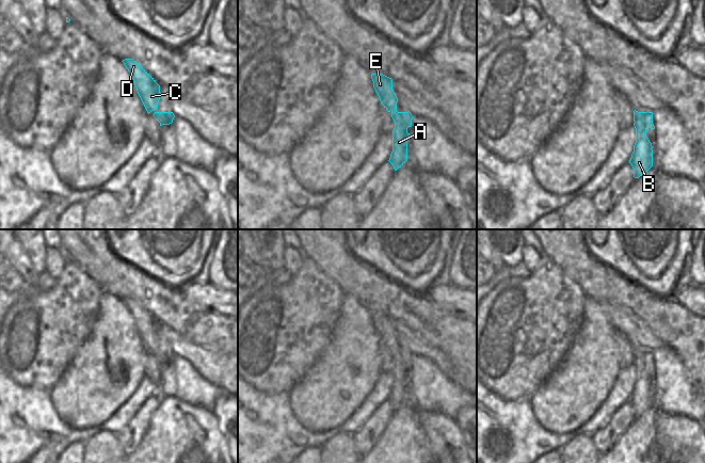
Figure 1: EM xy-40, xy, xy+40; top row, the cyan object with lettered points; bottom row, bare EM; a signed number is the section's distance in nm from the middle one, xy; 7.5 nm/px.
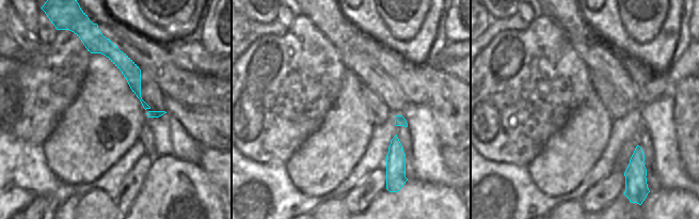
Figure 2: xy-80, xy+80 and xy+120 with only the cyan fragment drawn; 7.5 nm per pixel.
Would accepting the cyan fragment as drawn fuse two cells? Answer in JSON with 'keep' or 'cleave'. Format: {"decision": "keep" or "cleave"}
{"decision": "keep"}

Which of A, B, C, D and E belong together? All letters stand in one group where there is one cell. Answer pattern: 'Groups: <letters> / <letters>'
Groups: A B C D E

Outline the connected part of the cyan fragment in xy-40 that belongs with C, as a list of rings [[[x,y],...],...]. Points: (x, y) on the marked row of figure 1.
[[[125,59],[122,61],[130,73],[137,92],[149,114],[158,109],[160,100],[160,85],[156,80],[133,59]]]

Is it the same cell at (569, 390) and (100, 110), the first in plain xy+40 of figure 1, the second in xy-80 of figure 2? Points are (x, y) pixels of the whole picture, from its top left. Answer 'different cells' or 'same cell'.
same cell

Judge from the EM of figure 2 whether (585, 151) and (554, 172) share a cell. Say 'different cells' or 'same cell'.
same cell

